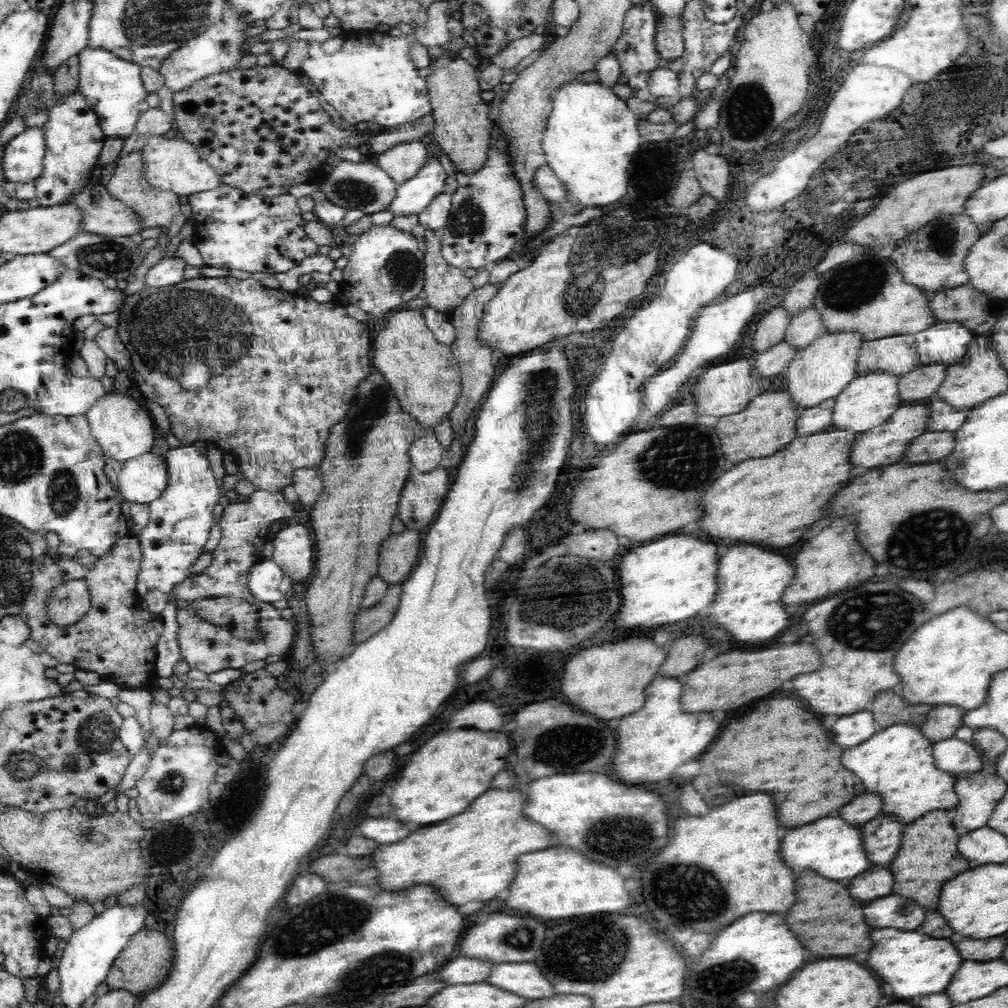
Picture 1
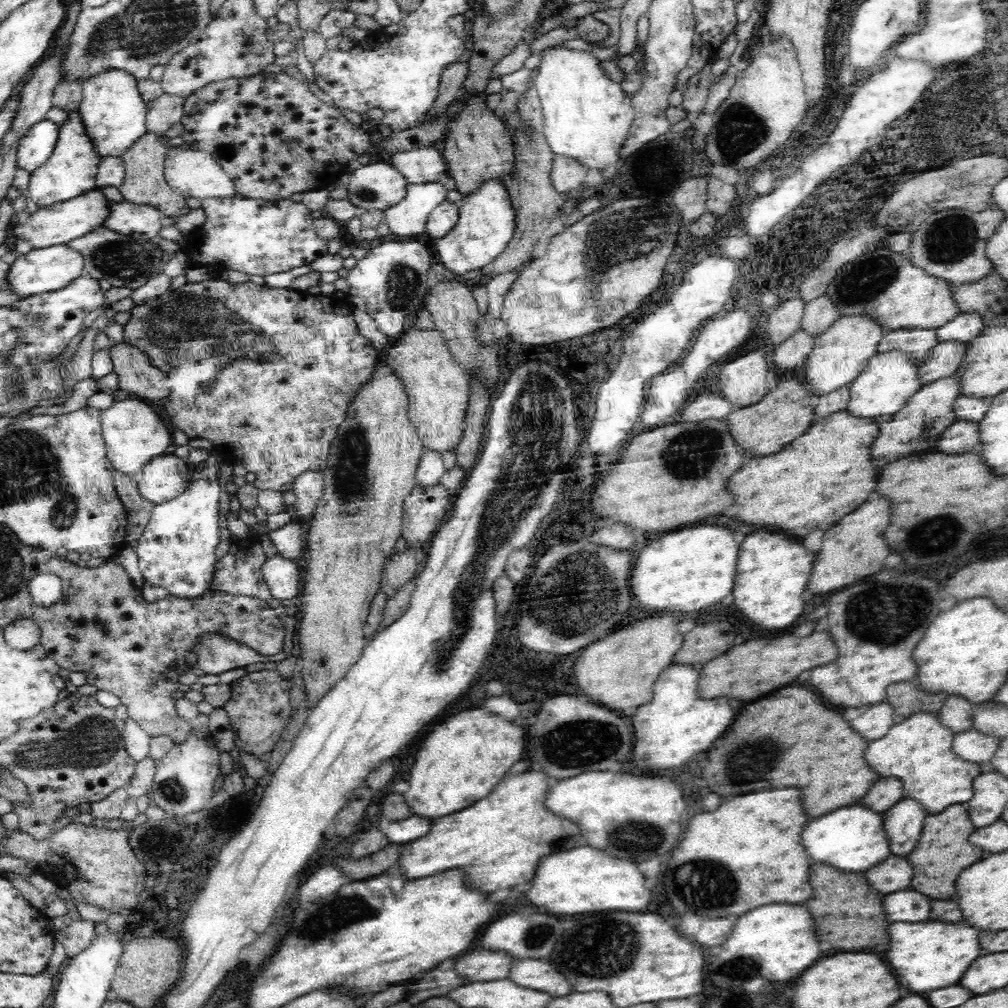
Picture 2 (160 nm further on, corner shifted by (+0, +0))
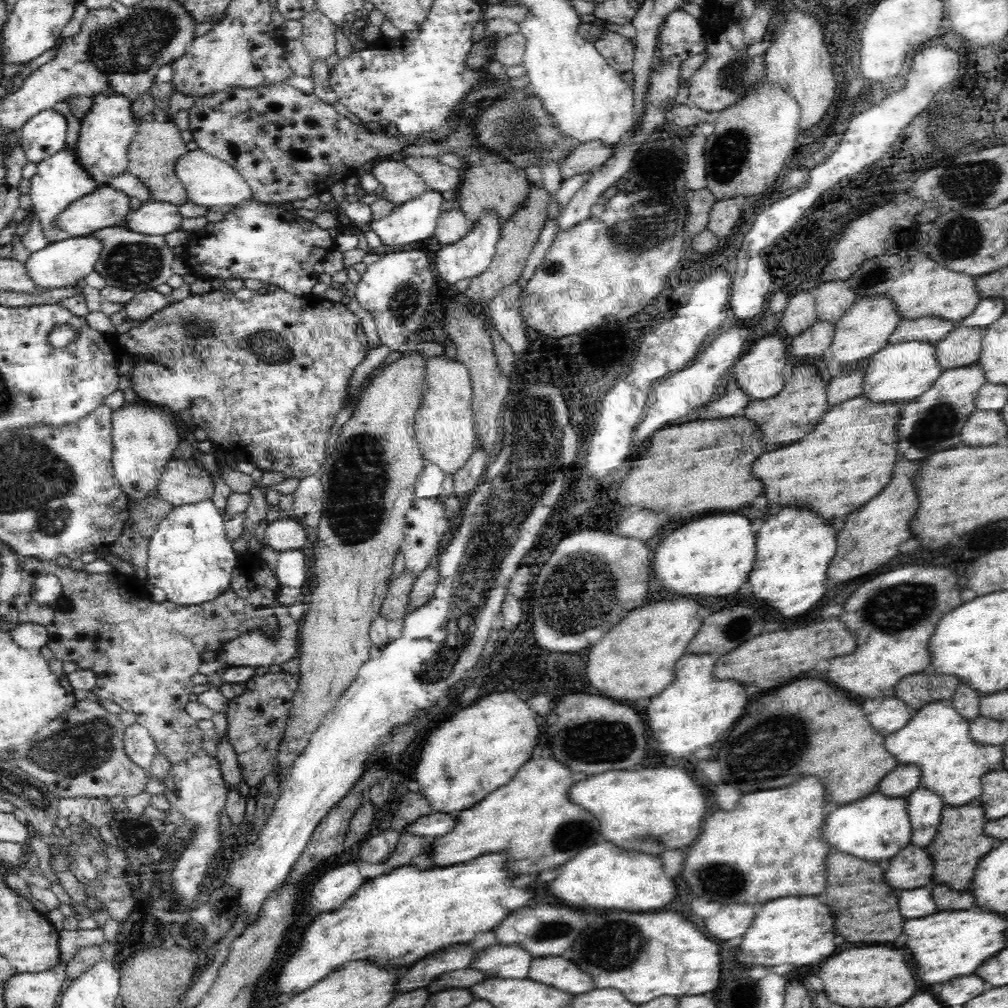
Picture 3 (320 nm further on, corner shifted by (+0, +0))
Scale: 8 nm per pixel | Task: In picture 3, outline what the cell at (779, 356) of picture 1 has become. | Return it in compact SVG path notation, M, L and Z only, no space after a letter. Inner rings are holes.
M816 321L808 330L794 336L792 342L789 343L788 354L796 356L796 358L818 357L820 354L824 354L824 350L832 342L835 326L835 322Z

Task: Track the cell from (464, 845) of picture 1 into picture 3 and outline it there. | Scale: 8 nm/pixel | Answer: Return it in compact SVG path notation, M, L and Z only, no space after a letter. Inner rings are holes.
M536 758L536 760L528 760L528 762L525 762L522 765L522 768L516 772L516 776L513 776L507 783L504 784L504 786L500 786L500 788L497 788L496 790L493 790L486 798L484 798L484 802L480 802L480 804L476 804L474 808L468 808L464 810L464 812L460 811L458 812L458 822L453 824L453 827L446 831L444 835L440 835L439 837L436 837L436 842L434 842L434 858L436 858L436 866L450 866L450 864L460 864L461 862L468 862L468 860L474 860L474 858L478 858L478 856L484 856L484 854L492 854L492 852L496 852L496 854L510 854L510 868L505 868L505 870L510 870L510 872L516 872L518 876L522 874L532 874L532 872L540 872L540 870L546 870L546 868L554 868L554 866L560 866L560 862L568 862L568 858L572 858L572 854L576 854L576 850L584 850L584 846L592 846L592 842L604 842L604 838L600 838L600 834L596 834L596 824L598 824L597 820L593 818L592 813L587 812L584 810L584 808L581 808L580 805L572 804L572 801L567 798L567 791L569 790L569 787L572 786L573 783L576 783L576 779L572 777L572 770L564 770L564 766L560 766L560 762L552 762L552 758Z

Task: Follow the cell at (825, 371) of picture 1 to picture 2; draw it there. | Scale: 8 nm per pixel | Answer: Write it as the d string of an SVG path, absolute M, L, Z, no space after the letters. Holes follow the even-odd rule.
M866 316L840 317L835 320L822 335L818 335L813 343L812 350L809 351L806 361L806 384L812 388L812 396L823 397L840 387L849 385L864 370L865 363L875 354L876 344L888 332L876 321L869 320Z

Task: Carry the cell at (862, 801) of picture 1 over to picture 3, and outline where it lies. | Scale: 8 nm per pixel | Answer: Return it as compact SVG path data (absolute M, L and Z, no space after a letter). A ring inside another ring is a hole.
M898 764L878 784L876 790L888 797L907 797L919 788L922 769L914 764Z

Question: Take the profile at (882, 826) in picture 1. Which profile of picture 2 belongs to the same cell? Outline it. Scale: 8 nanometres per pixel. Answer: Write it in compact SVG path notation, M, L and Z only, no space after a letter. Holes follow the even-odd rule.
M907 799L897 802L884 813L883 832L892 856L906 856L916 846L927 815L920 804Z

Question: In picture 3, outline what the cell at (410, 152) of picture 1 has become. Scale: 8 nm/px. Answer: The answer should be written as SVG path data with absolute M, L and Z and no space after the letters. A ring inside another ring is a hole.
M408 155L402 161L412 167L432 191L456 190L460 182L460 169L440 163L436 157Z

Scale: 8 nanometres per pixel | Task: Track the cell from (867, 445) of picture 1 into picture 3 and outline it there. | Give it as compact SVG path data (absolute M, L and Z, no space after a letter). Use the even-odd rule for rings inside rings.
M977 362L944 370L924 394L902 408L895 427L895 438L898 438L896 442L900 442L898 452L908 460L920 460L928 458L936 451L958 447L961 444L961 427L975 411L974 400L983 384L986 382L983 382L983 372L977 366Z

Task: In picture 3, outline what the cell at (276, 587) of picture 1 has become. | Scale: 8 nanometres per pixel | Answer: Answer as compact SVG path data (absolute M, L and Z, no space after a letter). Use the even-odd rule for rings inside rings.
M304 549L280 553L275 564L275 571L280 587L292 586L292 588L298 588L304 586L306 576L308 576Z

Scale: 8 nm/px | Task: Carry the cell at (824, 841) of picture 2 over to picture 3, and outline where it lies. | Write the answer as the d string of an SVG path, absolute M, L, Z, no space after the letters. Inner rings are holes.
M876 790L859 801L832 807L825 816L824 822L821 823L819 831L823 844L829 848L828 854L846 853L848 856L856 857L857 860L870 862L883 861L896 856L909 845L909 834L911 833L911 826L909 826L907 812L905 812L905 798L888 797Z

